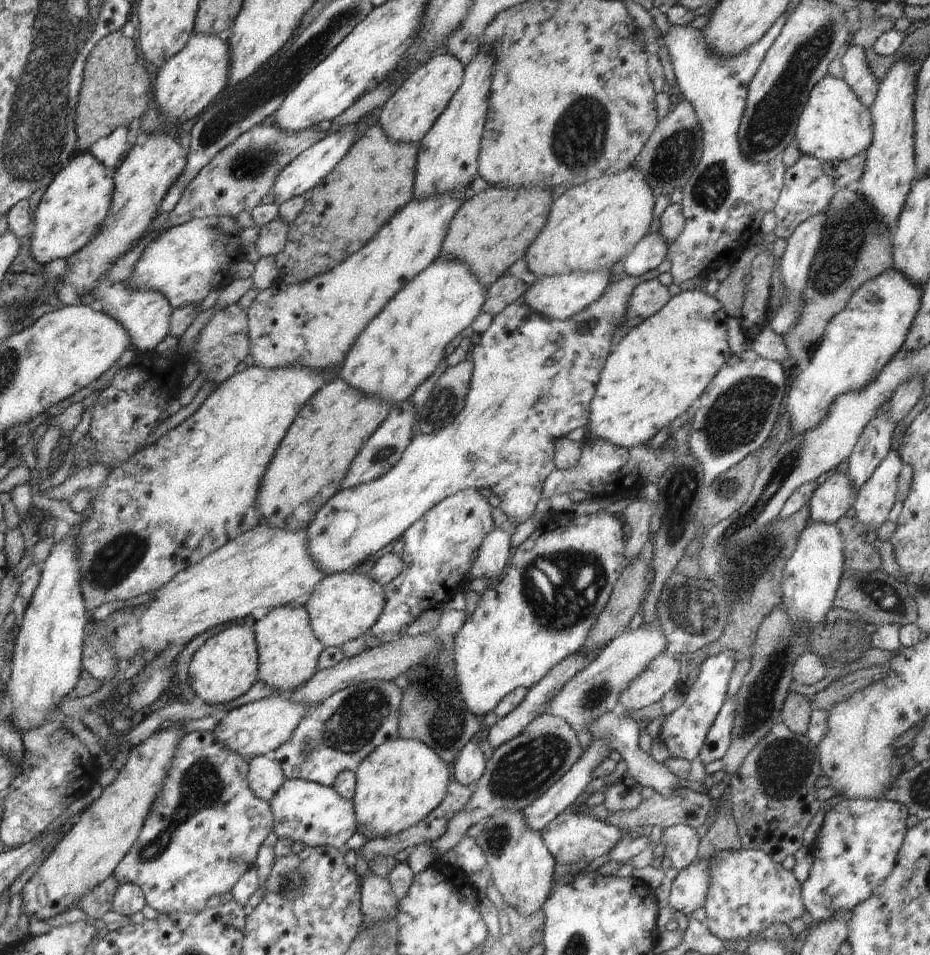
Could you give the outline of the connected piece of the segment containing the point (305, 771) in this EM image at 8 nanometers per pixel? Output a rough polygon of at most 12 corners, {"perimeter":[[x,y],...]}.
{"perimeter":[[361,682],[310,707],[265,755],[332,787],[399,736],[403,689]]}

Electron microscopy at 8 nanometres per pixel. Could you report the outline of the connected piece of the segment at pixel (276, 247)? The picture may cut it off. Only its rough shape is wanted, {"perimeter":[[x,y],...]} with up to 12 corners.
{"perimeter":[[276,217],[260,225],[255,241],[261,257],[284,250],[289,224]]}

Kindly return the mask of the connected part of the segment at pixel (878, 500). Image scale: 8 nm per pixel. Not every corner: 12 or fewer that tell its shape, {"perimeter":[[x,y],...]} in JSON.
{"perimeter":[[891,450],[857,492],[855,516],[880,528],[904,464]]}

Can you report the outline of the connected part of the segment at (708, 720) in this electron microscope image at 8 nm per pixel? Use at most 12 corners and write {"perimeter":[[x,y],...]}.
{"perimeter":[[733,652],[708,657],[680,708],[656,723],[669,756],[694,760],[726,702]]}

